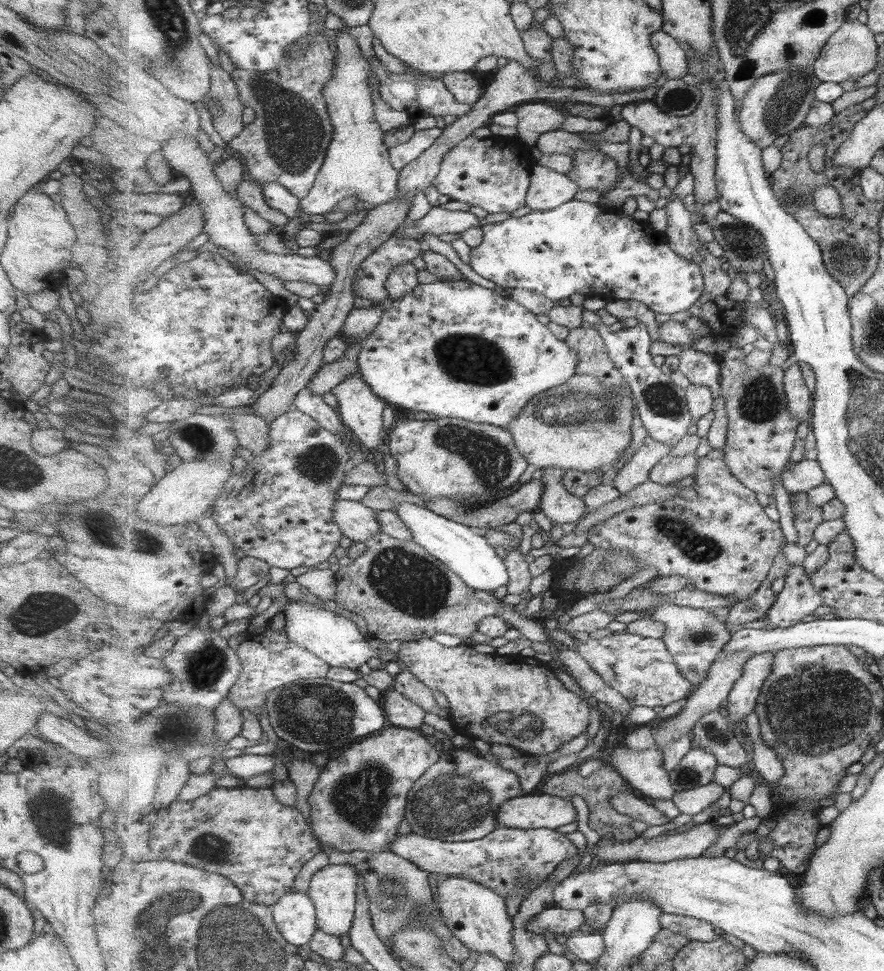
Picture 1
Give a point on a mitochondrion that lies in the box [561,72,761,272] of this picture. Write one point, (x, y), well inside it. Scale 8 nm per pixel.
(678, 98)

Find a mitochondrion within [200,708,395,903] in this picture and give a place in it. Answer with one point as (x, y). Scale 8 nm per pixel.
(359, 796)

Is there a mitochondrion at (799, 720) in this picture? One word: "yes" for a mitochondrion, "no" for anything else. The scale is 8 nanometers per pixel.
yes

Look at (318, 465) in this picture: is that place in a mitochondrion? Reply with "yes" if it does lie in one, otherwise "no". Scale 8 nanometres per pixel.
yes

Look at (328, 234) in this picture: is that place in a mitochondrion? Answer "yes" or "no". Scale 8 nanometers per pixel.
no

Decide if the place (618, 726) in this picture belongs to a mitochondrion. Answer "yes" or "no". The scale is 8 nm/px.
no

